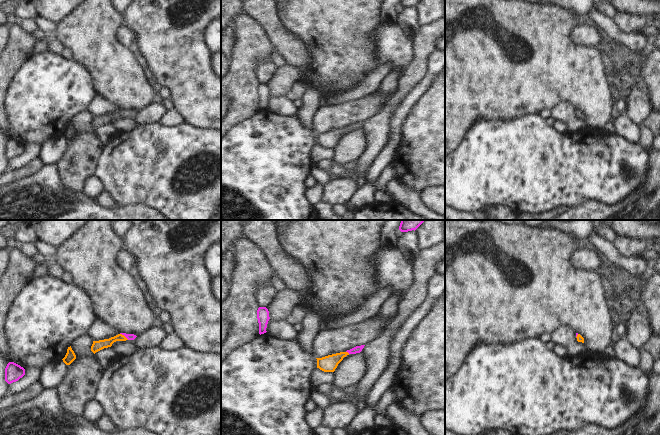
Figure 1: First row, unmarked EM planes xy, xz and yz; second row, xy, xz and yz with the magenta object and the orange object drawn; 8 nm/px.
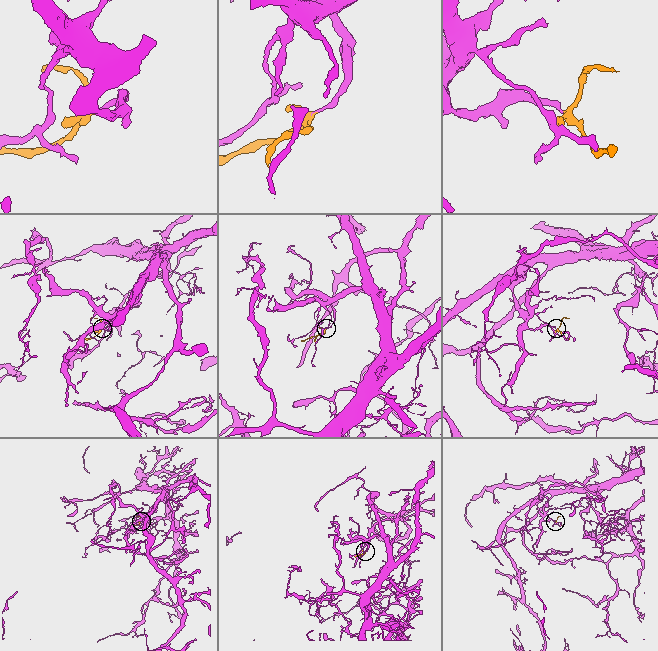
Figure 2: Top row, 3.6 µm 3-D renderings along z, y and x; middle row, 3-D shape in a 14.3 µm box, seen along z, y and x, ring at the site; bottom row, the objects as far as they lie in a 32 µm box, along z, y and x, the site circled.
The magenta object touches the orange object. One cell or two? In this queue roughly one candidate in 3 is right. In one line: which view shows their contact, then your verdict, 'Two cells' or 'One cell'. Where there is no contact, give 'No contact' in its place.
Touches magenta in xy. One cell

